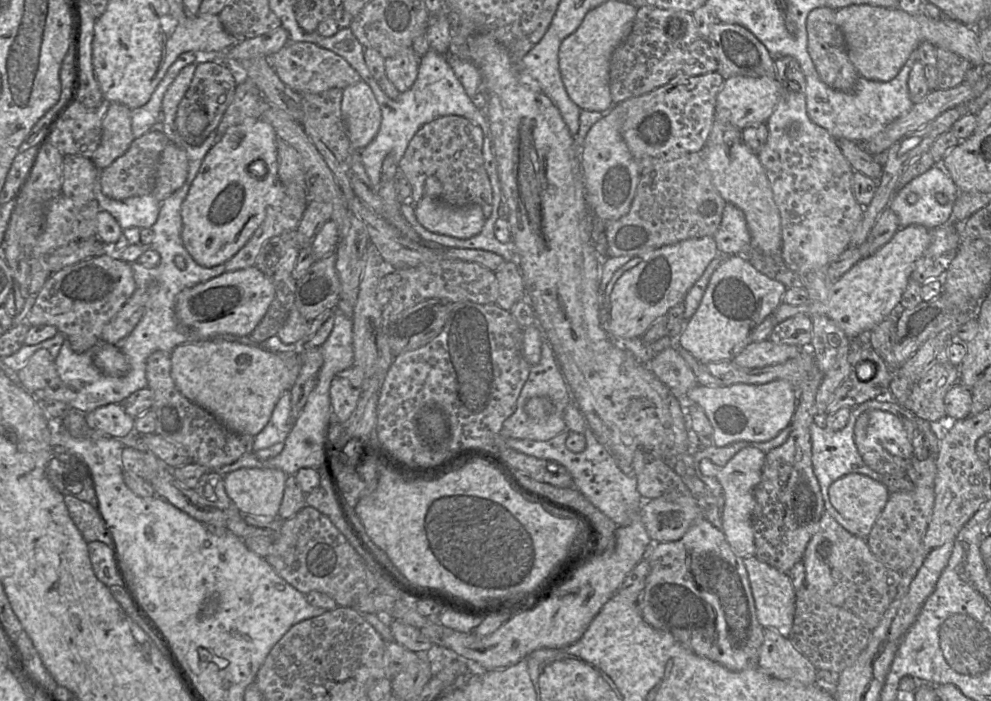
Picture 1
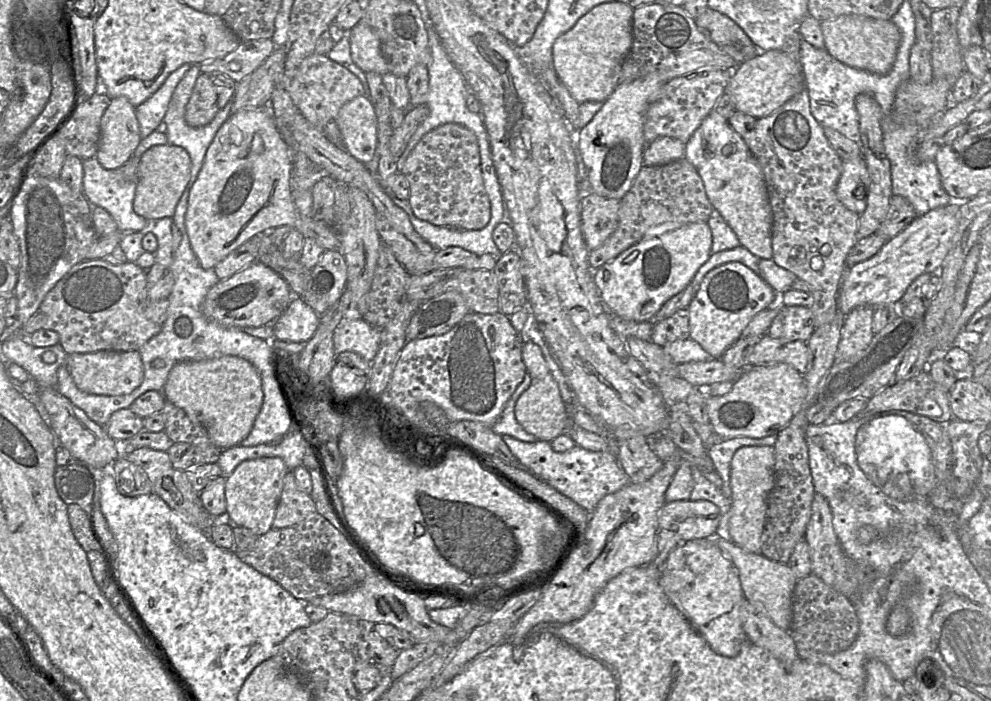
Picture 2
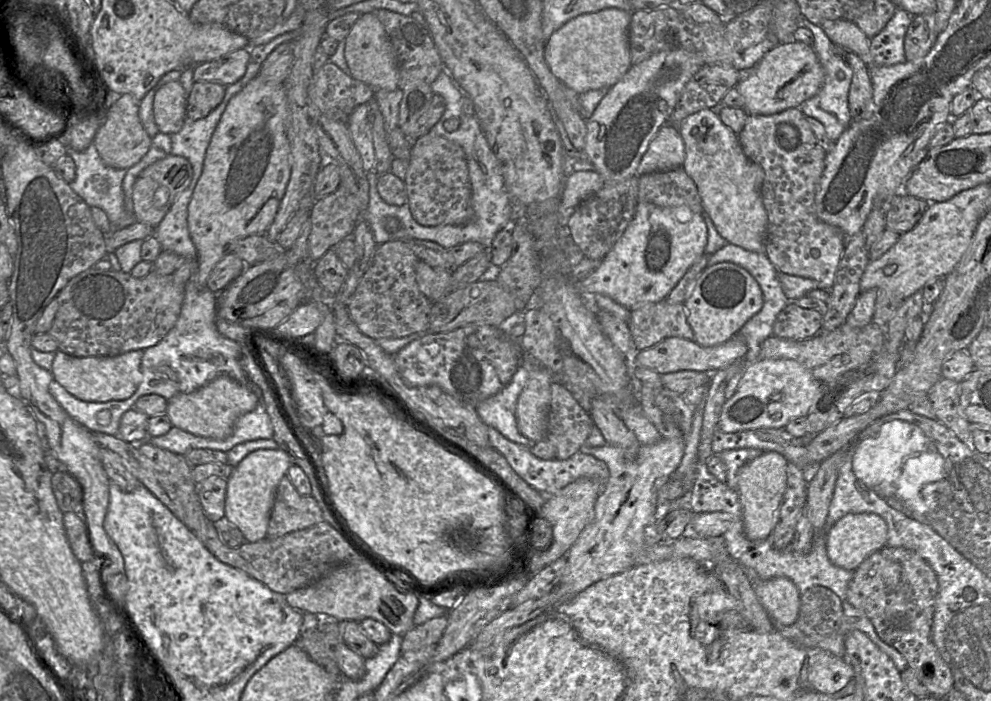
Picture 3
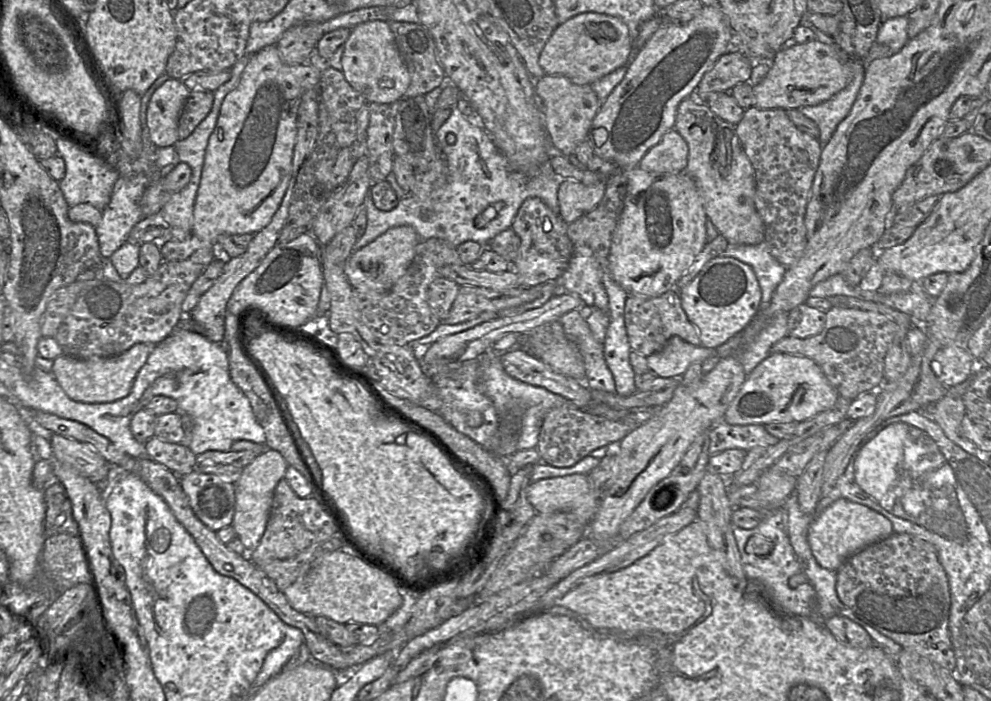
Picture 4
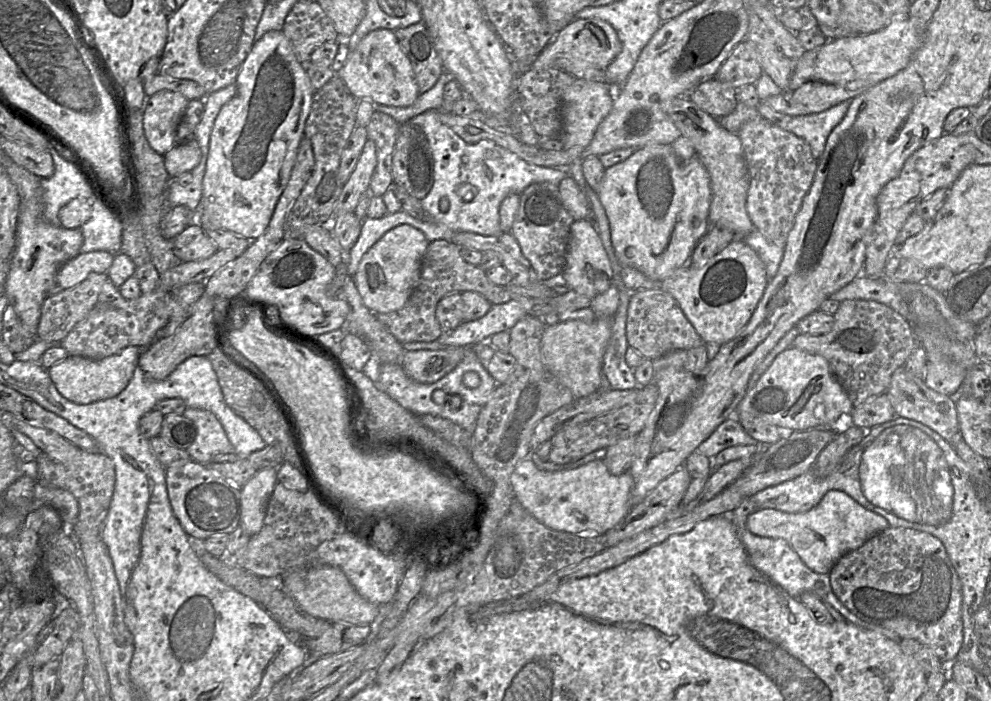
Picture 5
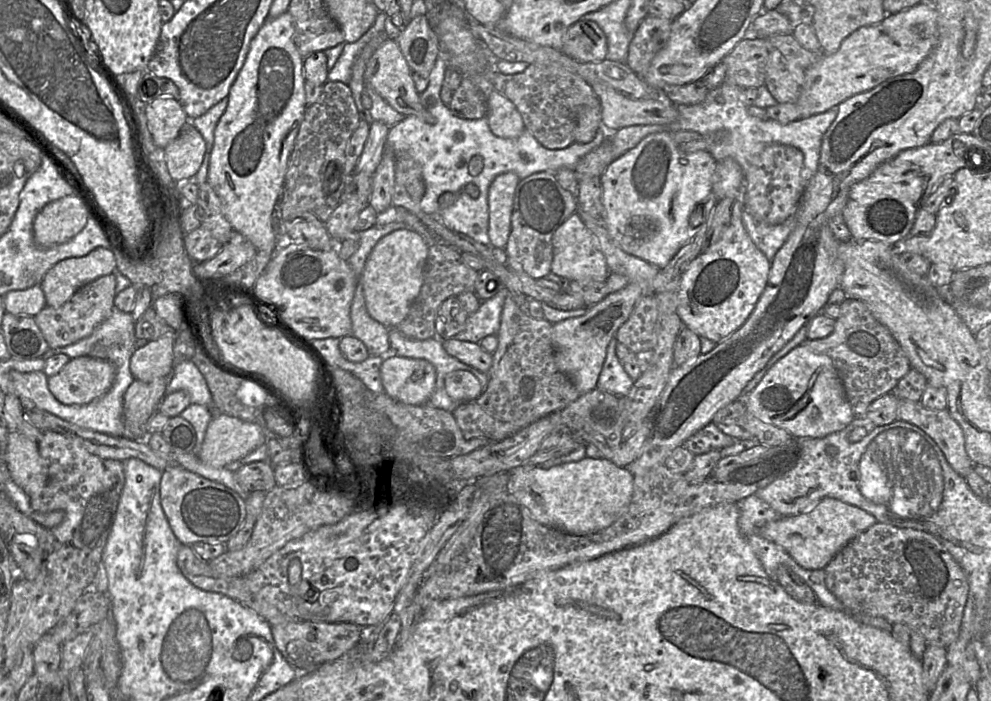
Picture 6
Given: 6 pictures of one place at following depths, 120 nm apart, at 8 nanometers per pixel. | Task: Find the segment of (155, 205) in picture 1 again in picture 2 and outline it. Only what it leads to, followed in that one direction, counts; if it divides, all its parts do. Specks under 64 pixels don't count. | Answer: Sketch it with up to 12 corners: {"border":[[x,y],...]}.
{"border":[[96,157],[82,161],[83,194],[122,233],[149,231],[135,213],[136,180]]}

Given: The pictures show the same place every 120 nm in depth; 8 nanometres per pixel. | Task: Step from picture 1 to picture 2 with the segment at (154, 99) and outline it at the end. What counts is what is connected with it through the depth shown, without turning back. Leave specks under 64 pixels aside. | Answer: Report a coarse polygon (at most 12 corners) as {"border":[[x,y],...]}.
{"border":[[192,64],[172,72],[135,107],[141,138],[163,122],[172,94]]}

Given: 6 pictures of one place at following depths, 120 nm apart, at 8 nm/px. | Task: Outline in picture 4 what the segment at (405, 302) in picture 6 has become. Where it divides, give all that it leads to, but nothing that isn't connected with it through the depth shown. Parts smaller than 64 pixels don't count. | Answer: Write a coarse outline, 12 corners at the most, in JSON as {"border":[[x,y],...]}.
{"border":[[388,229],[343,265],[353,289],[391,289],[420,241]]}

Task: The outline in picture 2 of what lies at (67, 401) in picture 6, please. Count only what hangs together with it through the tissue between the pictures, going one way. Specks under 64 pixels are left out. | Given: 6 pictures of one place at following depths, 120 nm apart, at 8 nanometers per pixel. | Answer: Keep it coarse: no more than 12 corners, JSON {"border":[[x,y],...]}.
{"border":[[139,351],[67,354],[76,386],[127,395],[144,379]]}

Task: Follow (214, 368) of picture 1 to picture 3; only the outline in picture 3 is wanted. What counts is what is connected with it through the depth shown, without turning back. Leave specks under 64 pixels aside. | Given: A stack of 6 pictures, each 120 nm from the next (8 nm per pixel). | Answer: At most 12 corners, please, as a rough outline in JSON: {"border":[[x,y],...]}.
{"border":[[222,375],[168,400],[174,427],[223,440],[257,395]]}

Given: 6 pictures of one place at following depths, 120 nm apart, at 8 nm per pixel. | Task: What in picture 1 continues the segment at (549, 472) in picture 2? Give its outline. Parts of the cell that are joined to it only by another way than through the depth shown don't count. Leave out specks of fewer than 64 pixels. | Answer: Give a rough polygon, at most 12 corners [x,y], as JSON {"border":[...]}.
{"border":[[565,429],[507,447],[563,465],[573,486],[618,526],[639,518],[635,477],[620,470],[592,430],[567,449]]}

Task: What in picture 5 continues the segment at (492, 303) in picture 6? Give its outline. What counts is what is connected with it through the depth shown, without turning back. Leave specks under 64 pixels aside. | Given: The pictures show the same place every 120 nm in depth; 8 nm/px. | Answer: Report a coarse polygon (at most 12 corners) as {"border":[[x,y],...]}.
{"border":[[516,300],[494,304],[437,340],[472,347],[510,330],[526,314]]}

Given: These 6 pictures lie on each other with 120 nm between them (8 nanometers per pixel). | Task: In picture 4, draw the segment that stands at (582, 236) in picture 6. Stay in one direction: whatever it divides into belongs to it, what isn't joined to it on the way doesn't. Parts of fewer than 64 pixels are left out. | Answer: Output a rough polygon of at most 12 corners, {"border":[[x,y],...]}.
{"border":[[574,245],[558,279],[587,306],[608,313],[604,266]]}

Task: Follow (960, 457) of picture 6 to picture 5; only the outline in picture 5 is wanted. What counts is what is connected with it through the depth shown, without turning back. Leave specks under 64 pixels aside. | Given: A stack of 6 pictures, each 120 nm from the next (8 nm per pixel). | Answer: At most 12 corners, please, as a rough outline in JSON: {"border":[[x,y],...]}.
{"border":[[894,371],[886,393],[896,416],[952,446],[962,439],[954,397]]}

